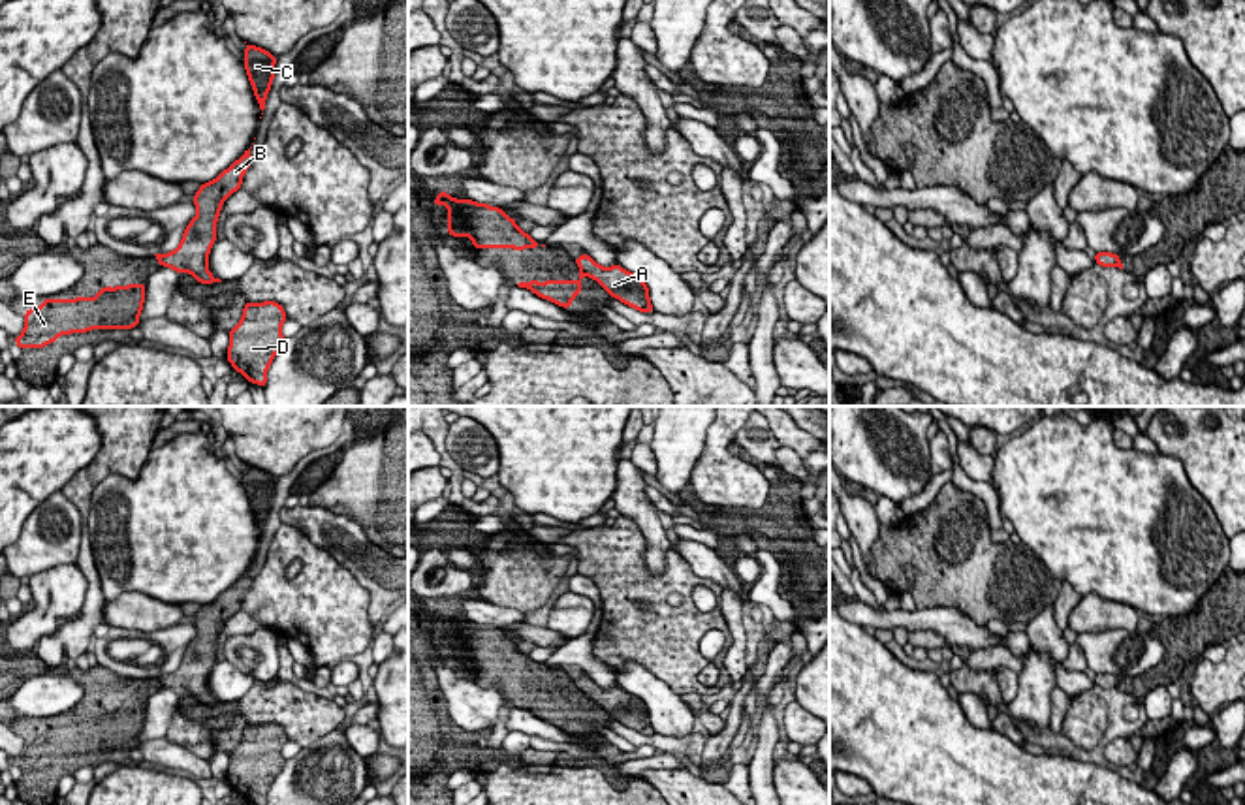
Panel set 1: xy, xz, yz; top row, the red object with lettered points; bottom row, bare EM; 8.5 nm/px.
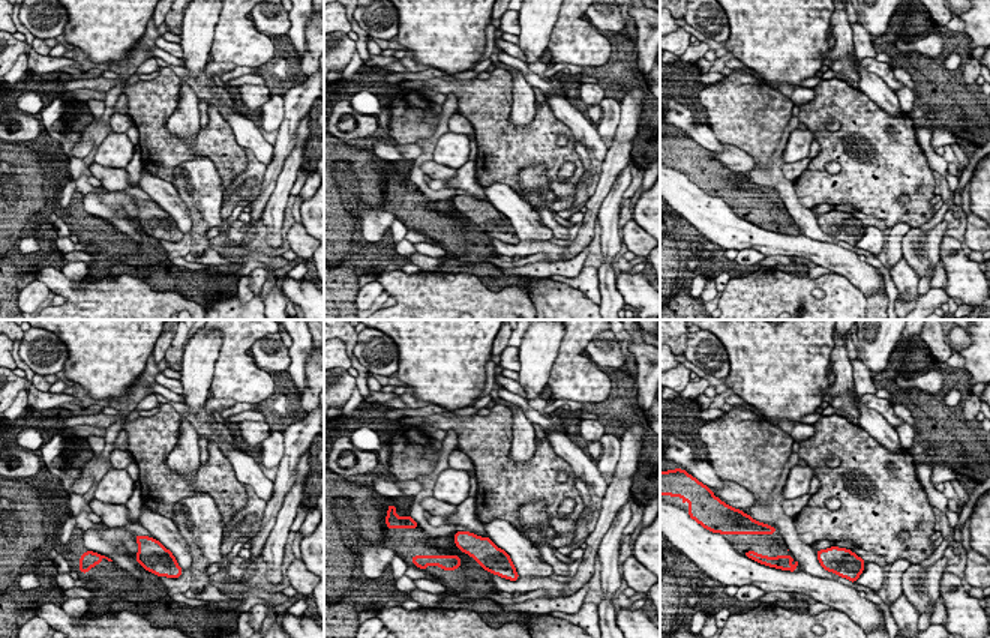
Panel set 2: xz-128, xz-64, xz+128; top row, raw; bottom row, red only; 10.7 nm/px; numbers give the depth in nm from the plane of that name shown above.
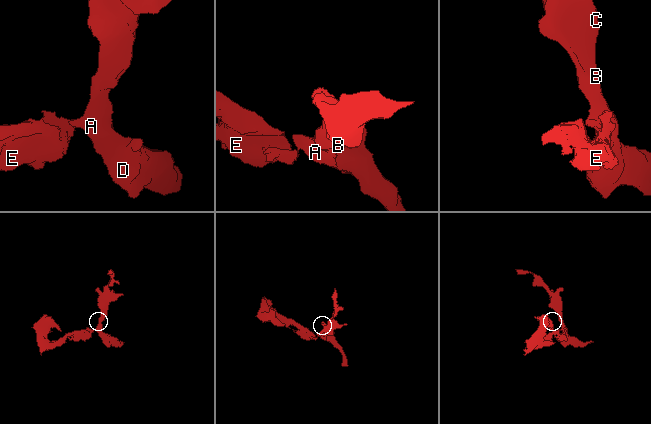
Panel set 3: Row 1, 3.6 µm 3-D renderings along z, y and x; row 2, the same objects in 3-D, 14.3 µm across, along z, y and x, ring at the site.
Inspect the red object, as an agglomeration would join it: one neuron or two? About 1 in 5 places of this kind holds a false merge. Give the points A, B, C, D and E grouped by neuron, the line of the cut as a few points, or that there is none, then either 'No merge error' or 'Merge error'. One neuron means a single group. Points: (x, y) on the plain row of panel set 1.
Groups: A B C D / E. Split along xz (582, 691), (585, 694). Merge error

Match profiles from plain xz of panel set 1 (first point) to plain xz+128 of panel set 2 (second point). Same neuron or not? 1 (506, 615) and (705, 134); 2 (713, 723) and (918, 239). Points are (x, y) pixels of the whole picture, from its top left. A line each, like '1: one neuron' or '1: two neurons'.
1: one neuron
2: one neuron

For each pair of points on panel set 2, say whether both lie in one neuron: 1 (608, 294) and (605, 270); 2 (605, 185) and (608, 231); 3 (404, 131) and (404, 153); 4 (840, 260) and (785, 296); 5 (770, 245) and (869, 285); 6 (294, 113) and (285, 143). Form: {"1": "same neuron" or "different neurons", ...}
{"1": "same neuron", "2": "different neurons", "3": "different neurons", "4": "different neurons", "5": "same neuron", "6": "same neuron"}

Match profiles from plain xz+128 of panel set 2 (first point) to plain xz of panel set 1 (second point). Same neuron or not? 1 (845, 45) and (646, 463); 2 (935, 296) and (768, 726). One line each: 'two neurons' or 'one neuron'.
1: two neurons
2: two neurons

